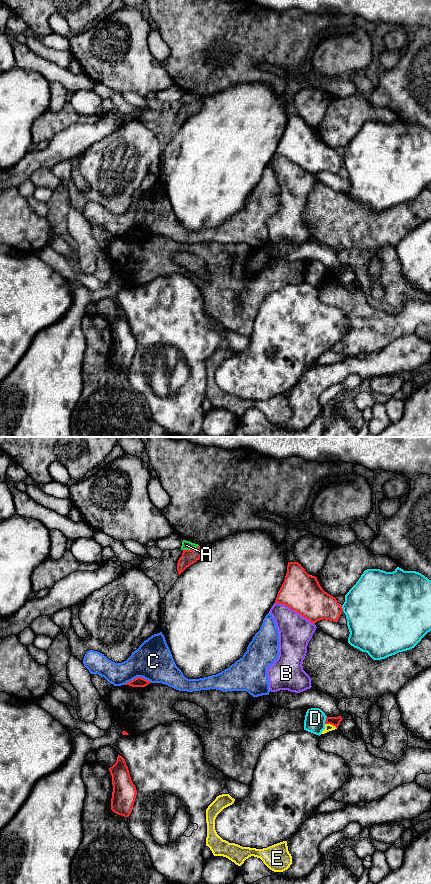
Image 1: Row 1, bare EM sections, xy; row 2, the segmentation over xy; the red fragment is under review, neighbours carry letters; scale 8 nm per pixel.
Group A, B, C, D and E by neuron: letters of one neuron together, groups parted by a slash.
A / B / C / D / E

